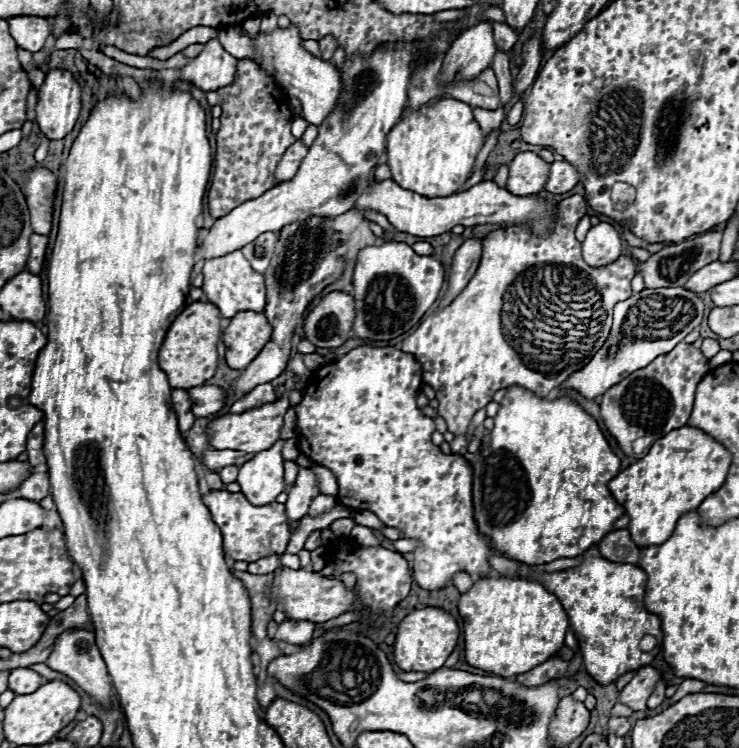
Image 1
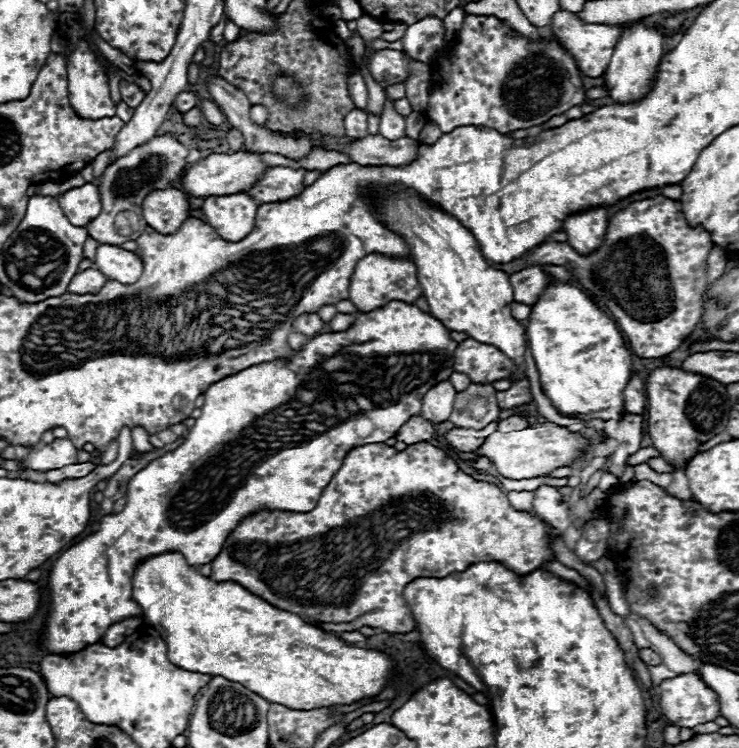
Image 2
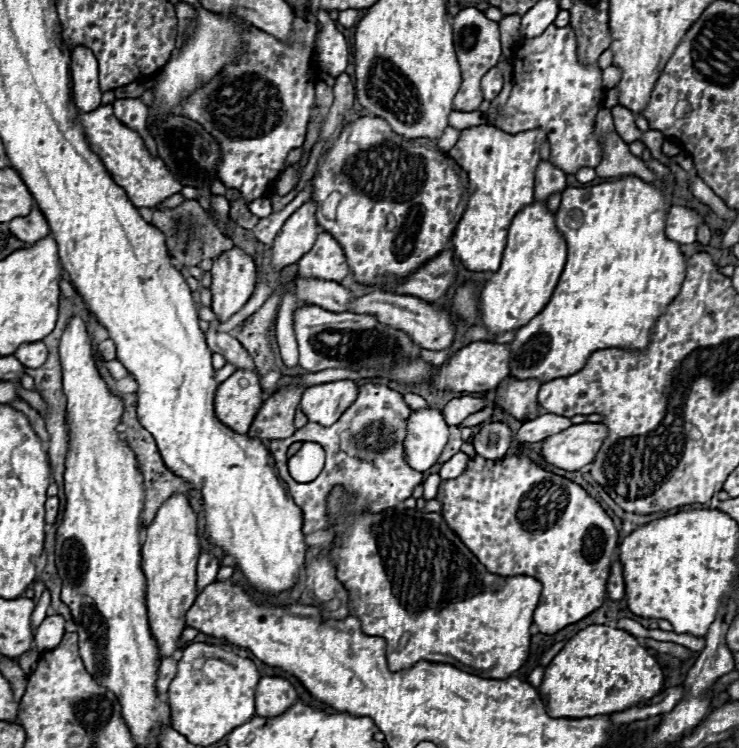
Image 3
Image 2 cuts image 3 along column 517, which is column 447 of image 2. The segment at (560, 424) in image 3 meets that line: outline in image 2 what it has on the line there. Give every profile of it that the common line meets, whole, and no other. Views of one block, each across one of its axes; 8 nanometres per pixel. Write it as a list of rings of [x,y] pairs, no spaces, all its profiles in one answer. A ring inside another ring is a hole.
[[[496,422],[488,424],[482,430],[468,430],[468,428],[454,428],[450,432],[444,434],[444,438],[458,448],[460,452],[478,452],[478,448],[482,446],[482,442],[486,440],[486,436],[490,436],[496,430]]]

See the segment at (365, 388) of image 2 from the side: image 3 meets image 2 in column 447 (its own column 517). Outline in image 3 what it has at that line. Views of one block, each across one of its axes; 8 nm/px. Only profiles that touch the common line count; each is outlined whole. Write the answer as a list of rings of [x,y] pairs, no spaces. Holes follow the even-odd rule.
[[[622,176],[616,182],[606,182],[606,184],[598,184],[592,188],[568,186],[562,192],[562,210],[558,208],[558,212],[556,212],[556,226],[568,242],[568,262],[566,262],[566,268],[558,280],[558,286],[556,286],[550,302],[544,306],[544,310],[540,314],[536,314],[536,318],[532,318],[528,324],[514,330],[514,340],[510,342],[512,356],[516,358],[510,362],[512,378],[516,378],[516,380],[534,378],[540,384],[544,384],[544,382],[556,380],[560,376],[572,376],[572,374],[580,372],[586,366],[592,352],[596,352],[596,350],[606,350],[608,346],[624,346],[628,350],[642,350],[644,346],[648,346],[650,336],[652,336],[652,326],[656,324],[656,318],[660,318],[660,314],[664,314],[664,306],[668,306],[668,302],[672,302],[672,298],[676,298],[676,294],[680,292],[680,284],[684,280],[684,270],[686,270],[684,256],[680,252],[680,244],[676,244],[664,236],[664,216],[666,216],[664,208],[666,208],[666,192],[656,188],[654,184],[642,182],[638,176]]]

